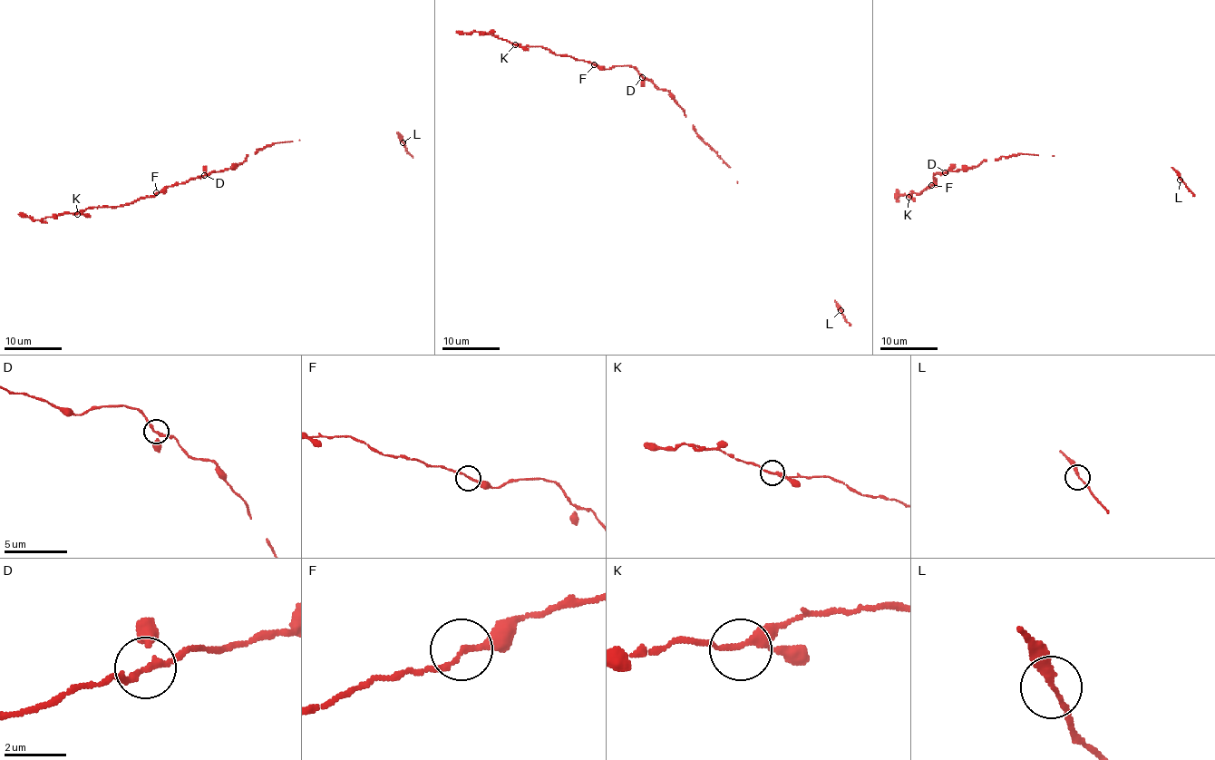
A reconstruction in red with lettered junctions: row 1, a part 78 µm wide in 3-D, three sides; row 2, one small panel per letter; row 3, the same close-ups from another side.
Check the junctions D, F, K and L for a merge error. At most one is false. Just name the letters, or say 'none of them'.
none of them

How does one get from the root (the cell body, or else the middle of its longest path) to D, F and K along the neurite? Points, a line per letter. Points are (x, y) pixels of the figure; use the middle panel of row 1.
D: (685, 112), (667, 91), (658, 89), (643, 76)
F: (685, 112), (667, 91), (658, 89), (633, 67), (613, 66), (601, 69), (594, 65)
K: (685, 112), (667, 91), (658, 89), (633, 67), (601, 69), (591, 63), (555, 55), (540, 46), (515, 44)

